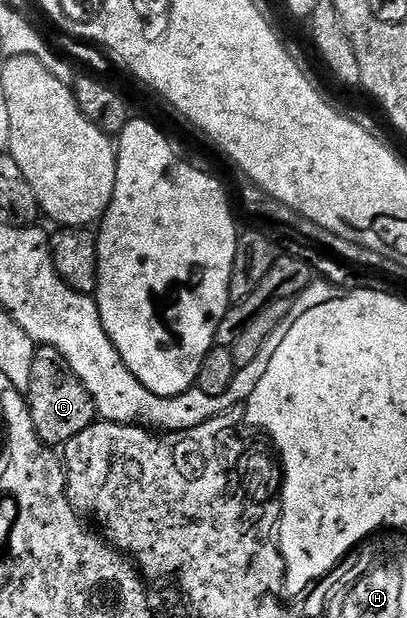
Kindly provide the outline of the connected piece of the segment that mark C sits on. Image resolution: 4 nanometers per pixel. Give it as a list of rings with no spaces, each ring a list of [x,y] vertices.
[[[40,346],[34,356],[34,369],[30,372],[30,388],[26,391],[30,416],[34,420],[36,434],[46,446],[63,447],[83,429],[90,428],[97,421],[96,405],[86,392],[82,380],[74,376],[66,356],[49,346]]]

